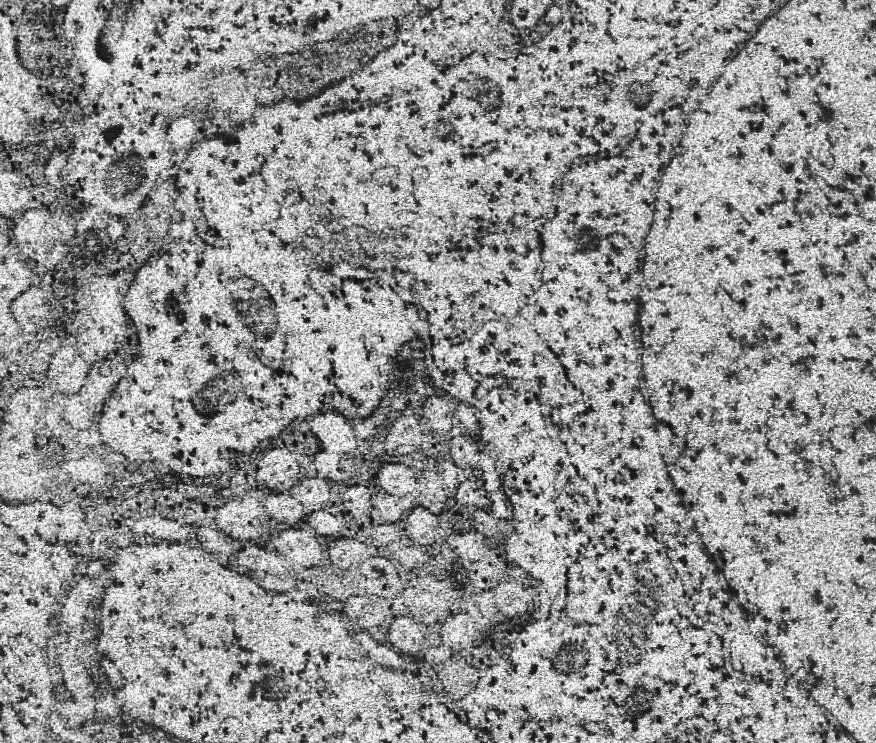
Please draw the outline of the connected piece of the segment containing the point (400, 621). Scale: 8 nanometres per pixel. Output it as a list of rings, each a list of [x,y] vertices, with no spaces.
[[[399,616],[389,626],[387,638],[389,638],[389,644],[393,648],[397,648],[399,652],[409,654],[409,656],[415,656],[415,654],[419,654],[419,650],[423,646],[425,634],[423,634],[423,630],[411,618]]]

